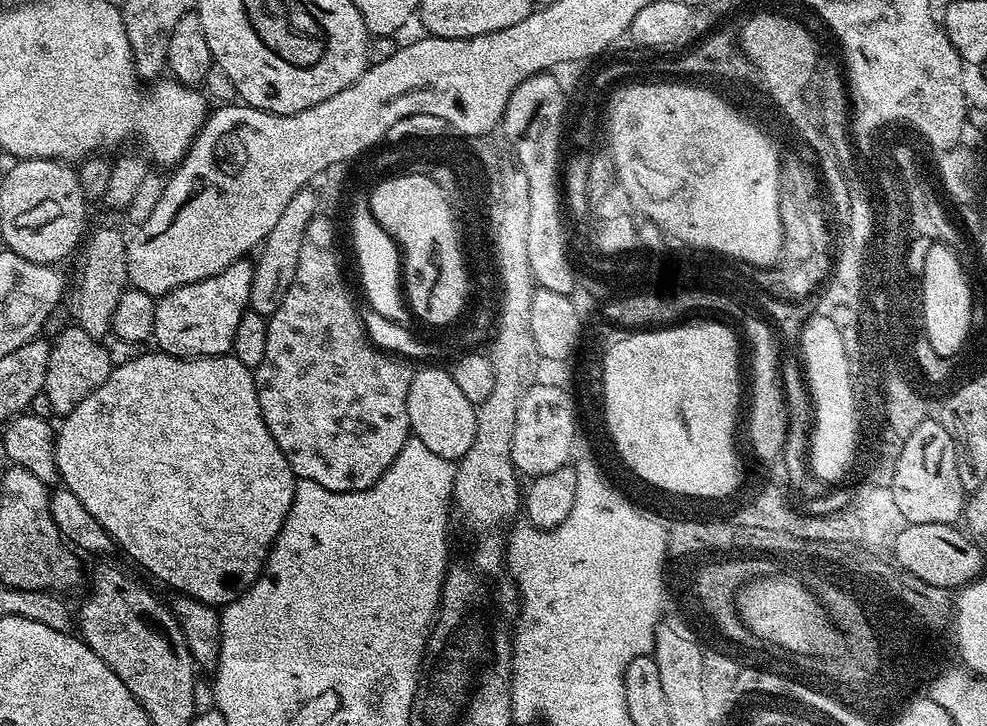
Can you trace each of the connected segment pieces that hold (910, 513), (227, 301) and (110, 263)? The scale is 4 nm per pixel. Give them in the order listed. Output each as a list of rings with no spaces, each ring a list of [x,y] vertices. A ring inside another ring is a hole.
[[[927,418],[905,440],[902,452],[898,456],[897,468],[894,470],[892,501],[897,504],[897,513],[909,524],[934,522],[935,524],[955,525],[963,517],[966,493],[962,486],[960,470],[962,461],[956,451],[956,443],[941,426],[939,419]]]
[[[245,258],[226,266],[222,274],[214,274],[205,280],[199,280],[186,286],[178,286],[156,300],[154,310],[154,330],[152,340],[159,351],[181,358],[199,358],[201,356],[226,356],[232,351],[234,330],[242,314],[249,311],[250,286],[252,285],[253,261]]]
[[[100,228],[91,236],[92,233],[87,237],[82,250],[84,265],[80,268],[80,293],[76,296],[75,323],[82,330],[86,330],[86,334],[103,341],[112,331],[112,319],[114,309],[118,306],[118,298],[122,298],[125,288],[129,287],[126,262],[128,242],[125,233],[120,233],[116,228]]]

